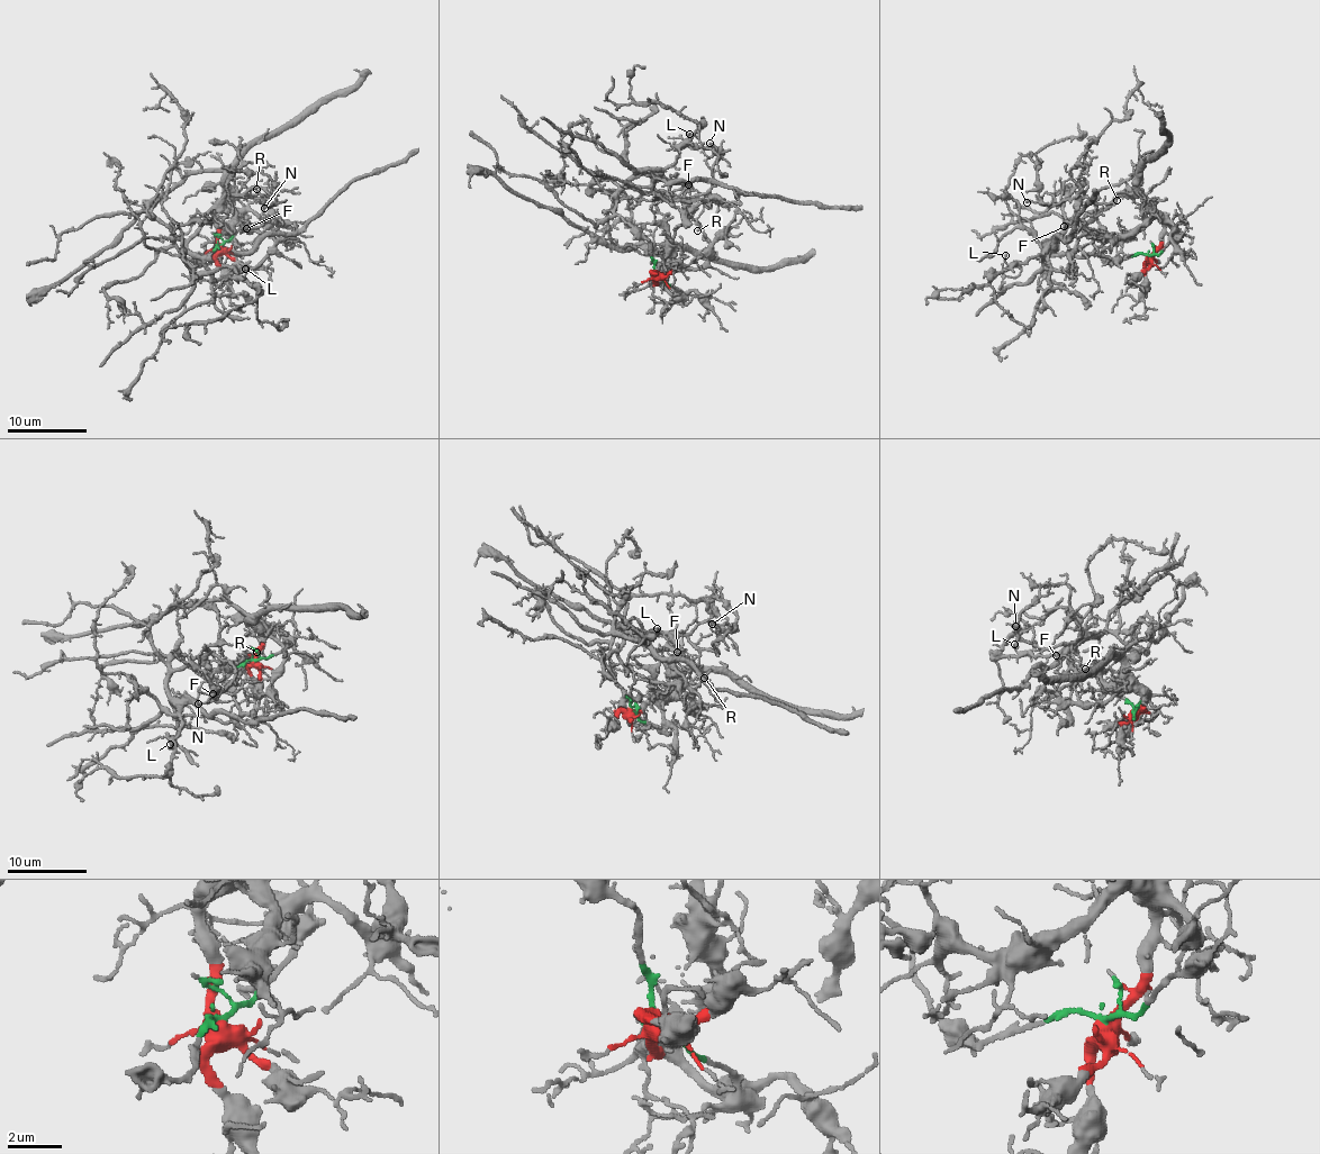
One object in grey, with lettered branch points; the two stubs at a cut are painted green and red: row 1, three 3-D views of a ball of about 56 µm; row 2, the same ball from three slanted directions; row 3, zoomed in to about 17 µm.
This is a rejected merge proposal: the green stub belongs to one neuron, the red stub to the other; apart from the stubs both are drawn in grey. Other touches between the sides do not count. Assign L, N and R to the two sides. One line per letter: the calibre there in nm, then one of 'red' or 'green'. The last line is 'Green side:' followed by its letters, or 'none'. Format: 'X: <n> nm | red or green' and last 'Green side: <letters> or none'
L: 120 nm | green
N: 90 nm | green
R: 140 nm | green
Green side: L, N, R

